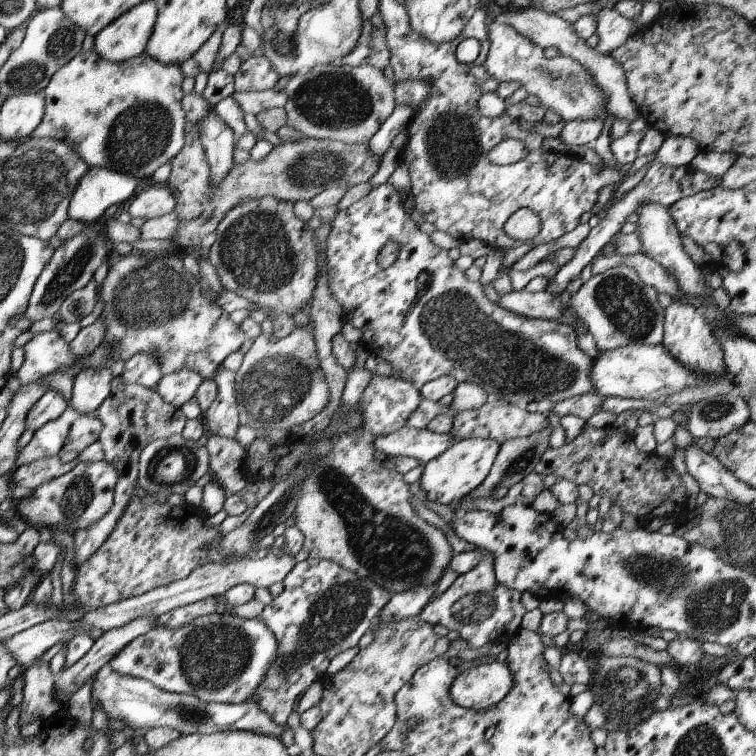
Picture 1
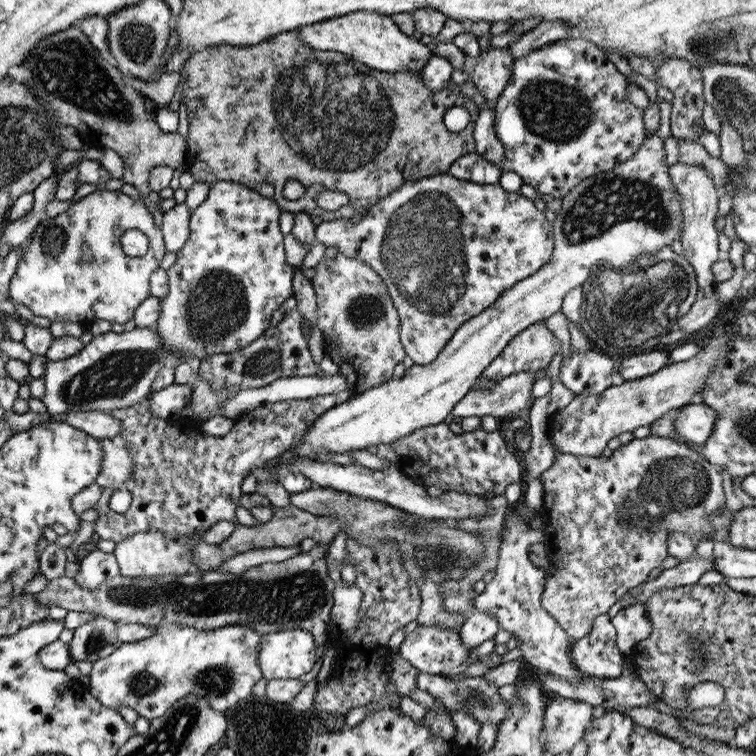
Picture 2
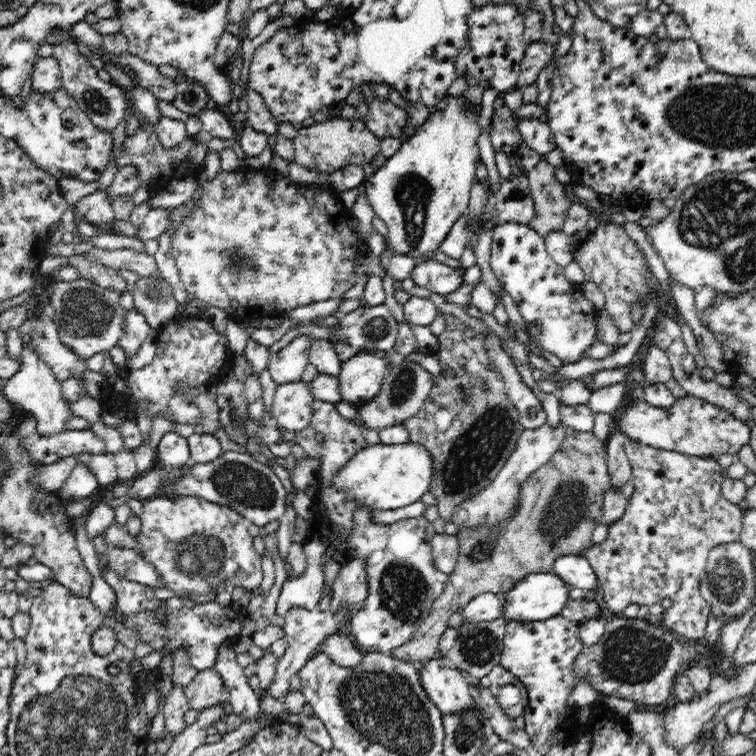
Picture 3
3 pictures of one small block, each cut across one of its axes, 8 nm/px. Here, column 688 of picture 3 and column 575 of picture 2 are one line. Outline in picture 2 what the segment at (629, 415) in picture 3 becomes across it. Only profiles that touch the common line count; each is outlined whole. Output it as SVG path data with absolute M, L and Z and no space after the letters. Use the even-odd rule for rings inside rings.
M723 332L721 336L715 336L709 340L705 348L697 352L697 356L669 364L655 374L643 376L639 380L623 382L619 386L611 384L601 394L593 396L573 396L573 400L559 408L549 420L551 420L551 444L559 454L573 454L573 456L601 456L607 448L607 442L613 436L619 436L621 432L633 432L639 426L647 426L659 418L663 418L665 412L673 408L683 408L691 404L693 396L697 396L701 390L705 390L707 378L711 372L715 372L717 364L723 362L725 350L729 346L733 332Z

